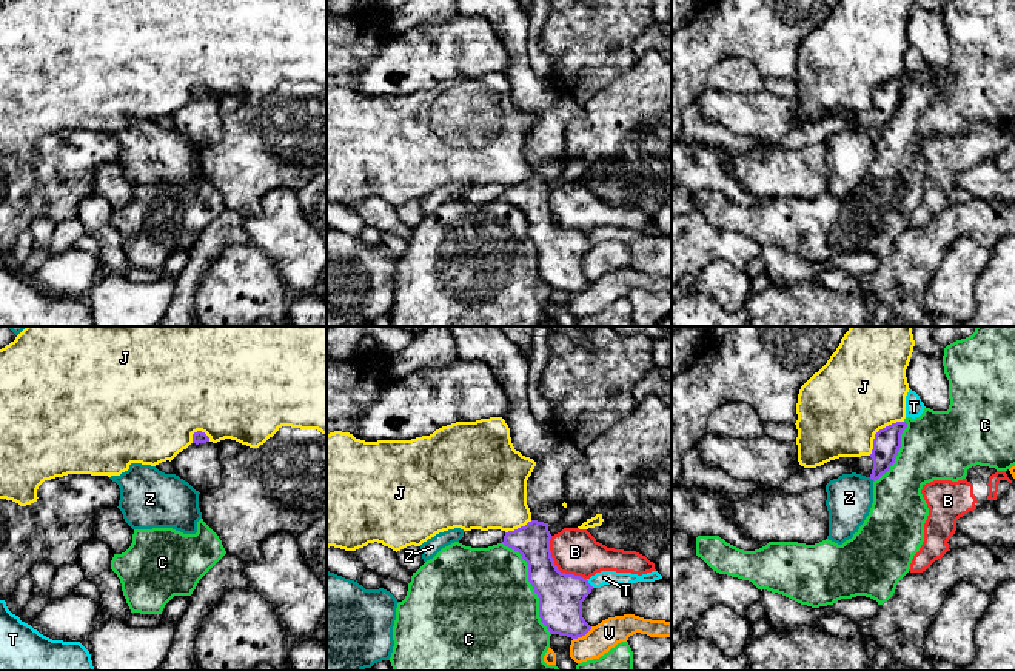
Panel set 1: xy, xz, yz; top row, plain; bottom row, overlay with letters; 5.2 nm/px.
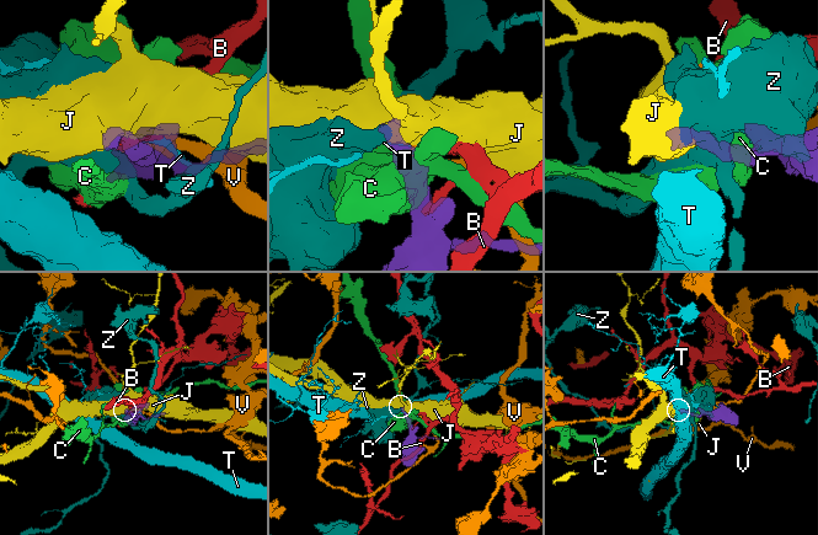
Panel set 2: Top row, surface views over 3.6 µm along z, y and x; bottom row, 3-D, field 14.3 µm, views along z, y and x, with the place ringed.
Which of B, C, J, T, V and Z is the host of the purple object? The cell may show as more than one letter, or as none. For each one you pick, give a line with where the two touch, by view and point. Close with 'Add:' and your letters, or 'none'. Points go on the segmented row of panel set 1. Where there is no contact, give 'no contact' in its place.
Add: none

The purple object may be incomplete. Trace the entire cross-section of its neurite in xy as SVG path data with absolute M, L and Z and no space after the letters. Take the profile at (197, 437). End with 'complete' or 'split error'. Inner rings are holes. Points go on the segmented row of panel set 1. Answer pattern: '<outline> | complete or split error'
M202 431L193 434L193 443L179 452L171 463L174 474L199 492L216 489L222 483L219 448Z | split error

